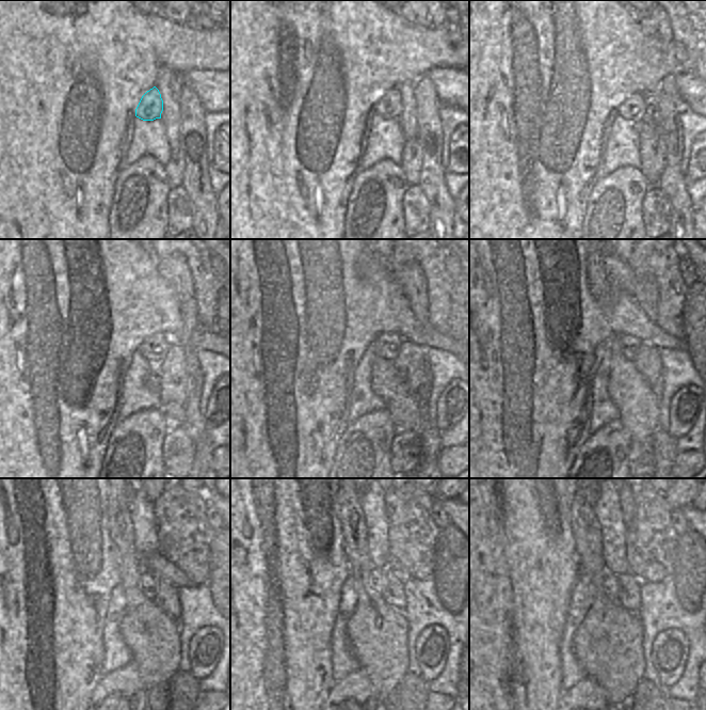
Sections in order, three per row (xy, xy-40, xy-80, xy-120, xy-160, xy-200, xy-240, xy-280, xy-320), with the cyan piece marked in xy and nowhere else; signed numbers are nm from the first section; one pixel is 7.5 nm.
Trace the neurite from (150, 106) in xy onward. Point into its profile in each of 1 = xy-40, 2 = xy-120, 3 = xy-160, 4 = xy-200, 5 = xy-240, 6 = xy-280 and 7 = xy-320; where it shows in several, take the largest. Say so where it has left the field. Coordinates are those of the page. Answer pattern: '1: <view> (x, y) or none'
1: xy-40 (389, 106)
2: xy-120 (155, 348)
3: xy-160 (387, 345)
4: xy-200 (628, 344)
5: xy-240 (149, 583)
6: xy-280 (378, 580)
7: xy-320 (610, 585)

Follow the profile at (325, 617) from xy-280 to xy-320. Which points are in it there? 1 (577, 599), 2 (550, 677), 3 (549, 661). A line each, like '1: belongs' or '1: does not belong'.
1: does not belong
2: belongs
3: belongs

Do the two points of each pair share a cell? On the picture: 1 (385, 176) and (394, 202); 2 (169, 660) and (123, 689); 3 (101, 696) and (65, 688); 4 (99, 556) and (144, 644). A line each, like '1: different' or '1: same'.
1: same
2: different
3: different
4: different

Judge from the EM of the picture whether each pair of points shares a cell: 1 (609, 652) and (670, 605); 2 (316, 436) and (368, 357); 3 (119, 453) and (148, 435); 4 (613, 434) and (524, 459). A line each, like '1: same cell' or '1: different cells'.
1: different cells
2: different cells
3: same cell
4: different cells

